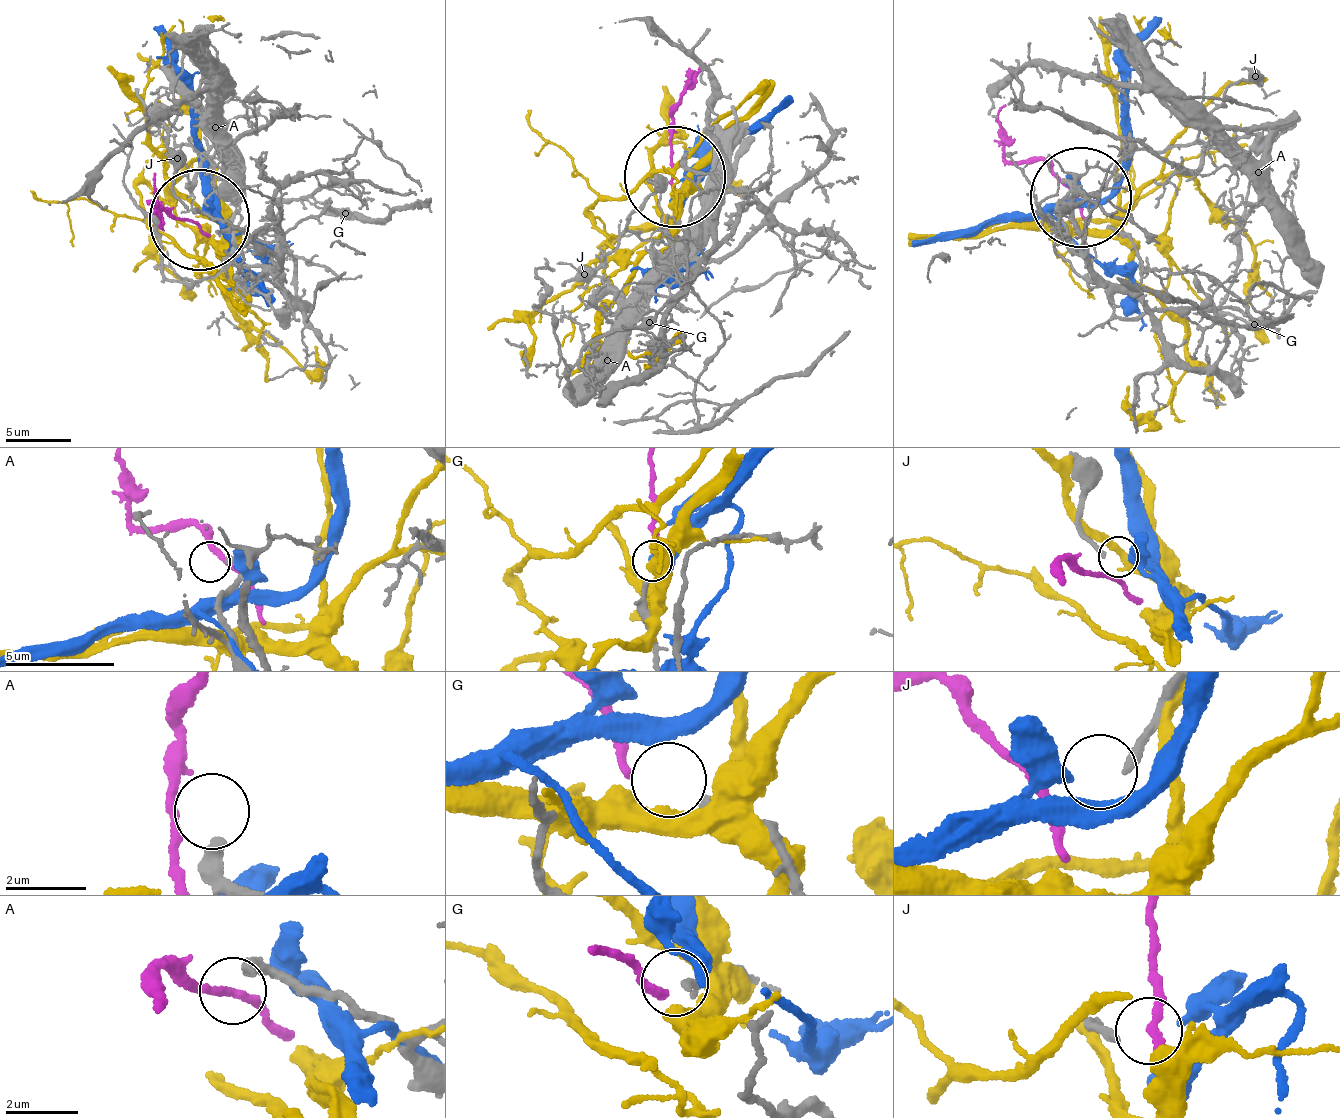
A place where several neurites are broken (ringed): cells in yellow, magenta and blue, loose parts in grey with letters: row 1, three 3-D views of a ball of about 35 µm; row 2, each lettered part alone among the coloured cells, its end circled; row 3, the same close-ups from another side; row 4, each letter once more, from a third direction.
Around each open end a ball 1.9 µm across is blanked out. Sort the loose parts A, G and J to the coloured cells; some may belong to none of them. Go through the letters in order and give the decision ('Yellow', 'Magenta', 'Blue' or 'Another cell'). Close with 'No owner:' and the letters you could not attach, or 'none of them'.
A: Another cell
G: Magenta
J: Blue
No owner: A

